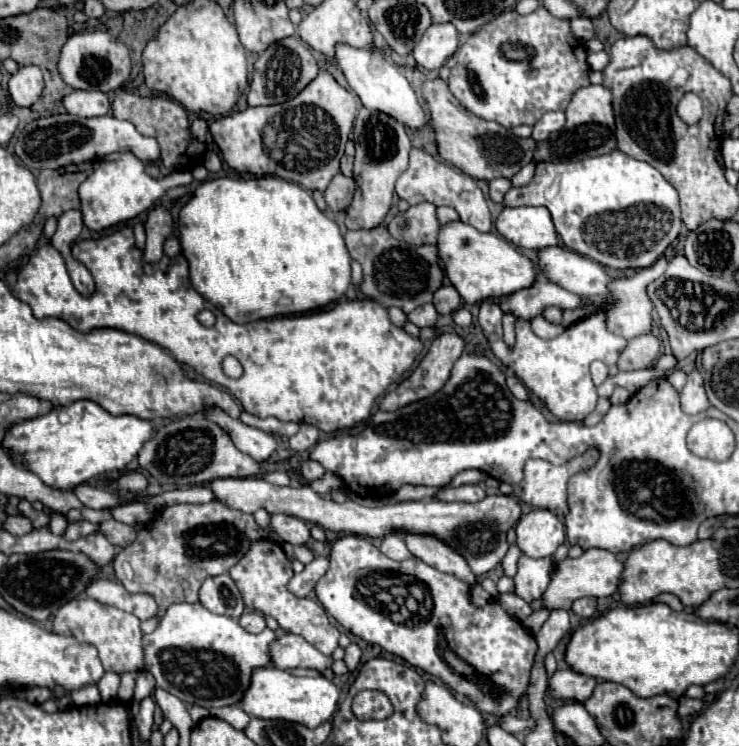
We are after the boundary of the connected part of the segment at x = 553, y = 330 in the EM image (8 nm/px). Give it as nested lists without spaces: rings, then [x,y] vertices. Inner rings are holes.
[[[535,316],[535,318],[531,320],[531,328],[533,328],[533,332],[535,332],[537,336],[541,336],[541,338],[555,338],[557,334],[561,334],[566,329],[561,324],[557,325],[547,322],[547,320],[541,318],[541,316]]]

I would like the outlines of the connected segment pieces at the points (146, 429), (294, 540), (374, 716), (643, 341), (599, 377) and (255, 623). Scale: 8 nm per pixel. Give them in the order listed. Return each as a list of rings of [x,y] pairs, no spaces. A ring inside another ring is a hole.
[[[77,400],[69,406],[13,424],[3,438],[3,450],[13,464],[23,466],[55,490],[73,490],[111,470],[123,470],[133,462],[141,446],[153,436],[153,424],[135,416],[113,416],[93,400]]]
[[[273,514],[271,528],[283,542],[289,542],[293,546],[303,546],[309,540],[309,526],[295,516]]]
[[[363,690],[353,698],[353,714],[359,720],[383,720],[393,714],[391,700],[379,690]]]
[[[641,334],[639,338],[631,338],[627,348],[619,356],[619,370],[639,370],[651,366],[659,358],[661,342],[653,334]]]
[[[595,360],[595,362],[591,362],[591,374],[593,374],[593,384],[599,386],[599,384],[603,384],[605,378],[607,378],[607,366],[605,366],[603,362]]]
[[[243,612],[241,618],[239,618],[239,624],[241,624],[247,632],[253,632],[253,634],[263,632],[263,628],[267,626],[263,614],[259,614],[259,612]]]

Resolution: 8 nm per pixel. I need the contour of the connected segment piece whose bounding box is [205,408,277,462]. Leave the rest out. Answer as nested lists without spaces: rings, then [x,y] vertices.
[[[211,408],[211,410],[205,412],[205,418],[219,424],[231,436],[235,446],[239,450],[243,450],[245,454],[249,454],[251,458],[255,458],[257,462],[267,460],[277,448],[277,442],[271,434],[267,434],[263,430],[257,430],[257,428],[251,428],[251,426],[245,426],[241,420],[229,418],[223,410]]]

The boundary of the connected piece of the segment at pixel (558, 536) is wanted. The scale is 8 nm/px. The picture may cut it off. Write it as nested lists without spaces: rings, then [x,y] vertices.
[[[531,510],[517,522],[517,546],[531,558],[553,556],[565,542],[565,524],[549,510]]]

